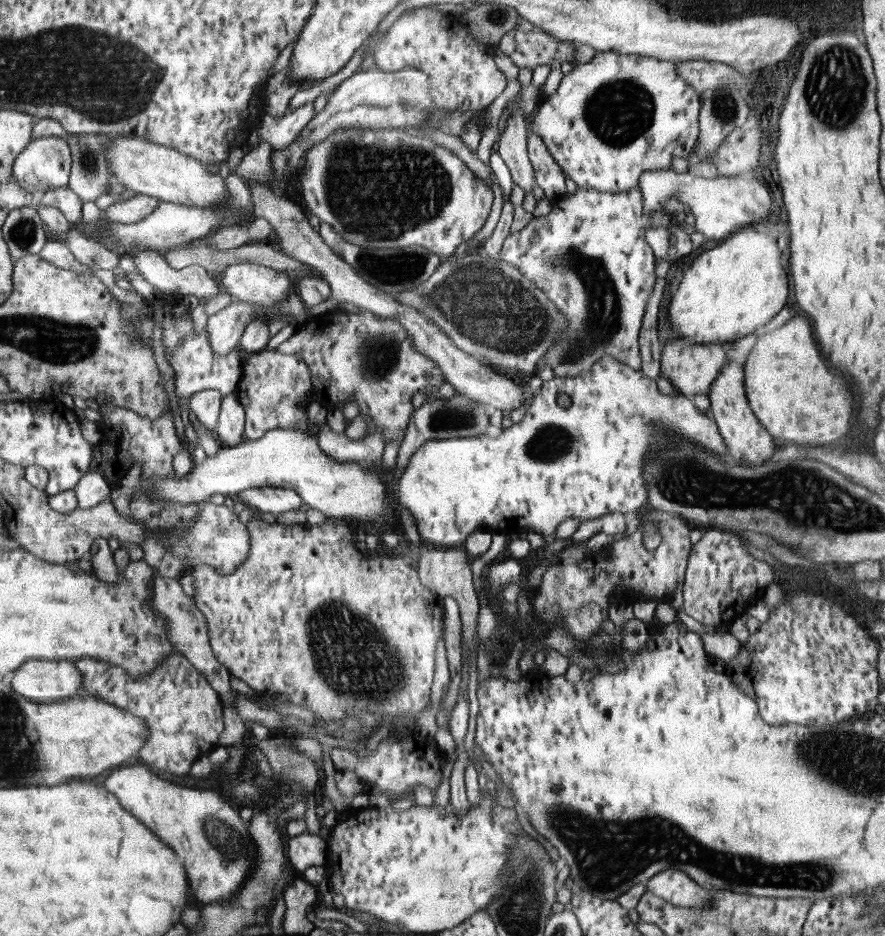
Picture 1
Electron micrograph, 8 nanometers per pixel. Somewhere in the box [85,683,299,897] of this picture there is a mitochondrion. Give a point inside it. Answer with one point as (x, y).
(220, 835)

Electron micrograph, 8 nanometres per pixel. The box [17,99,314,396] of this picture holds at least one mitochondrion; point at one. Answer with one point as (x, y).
(89, 161)

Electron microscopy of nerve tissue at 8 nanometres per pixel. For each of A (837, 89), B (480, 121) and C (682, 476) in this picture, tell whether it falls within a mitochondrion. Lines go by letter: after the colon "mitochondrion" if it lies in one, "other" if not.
A: mitochondrion
B: other
C: mitochondrion

